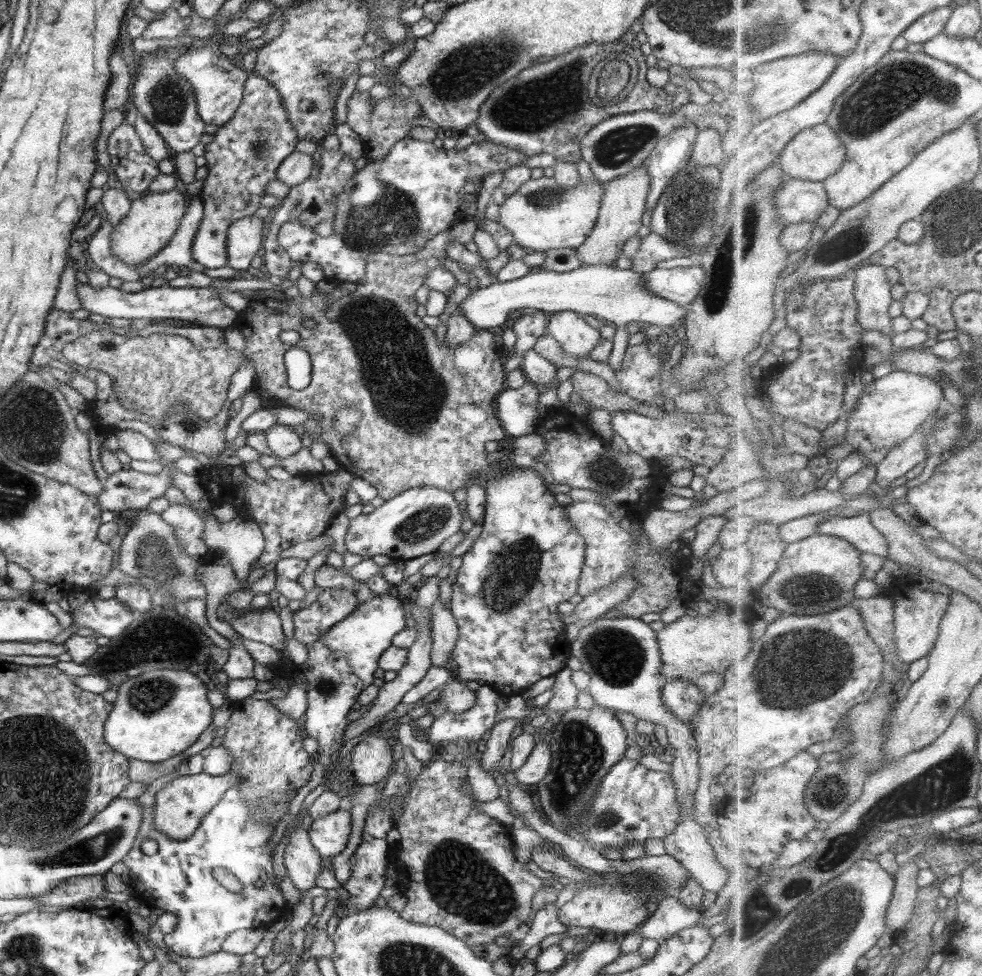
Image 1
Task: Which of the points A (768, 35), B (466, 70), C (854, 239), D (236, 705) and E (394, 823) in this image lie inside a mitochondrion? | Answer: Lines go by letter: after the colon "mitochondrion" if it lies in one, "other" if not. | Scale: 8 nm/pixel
A: mitochondrion
B: mitochondrion
C: mitochondrion
D: other
E: other

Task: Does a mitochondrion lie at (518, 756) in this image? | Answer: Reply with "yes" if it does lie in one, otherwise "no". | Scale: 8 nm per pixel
no

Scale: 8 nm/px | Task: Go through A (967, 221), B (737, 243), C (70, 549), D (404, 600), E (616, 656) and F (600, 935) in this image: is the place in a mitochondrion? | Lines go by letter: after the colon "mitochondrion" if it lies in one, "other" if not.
A: mitochondrion
B: mitochondrion
C: other
D: other
E: mitochondrion
F: other

